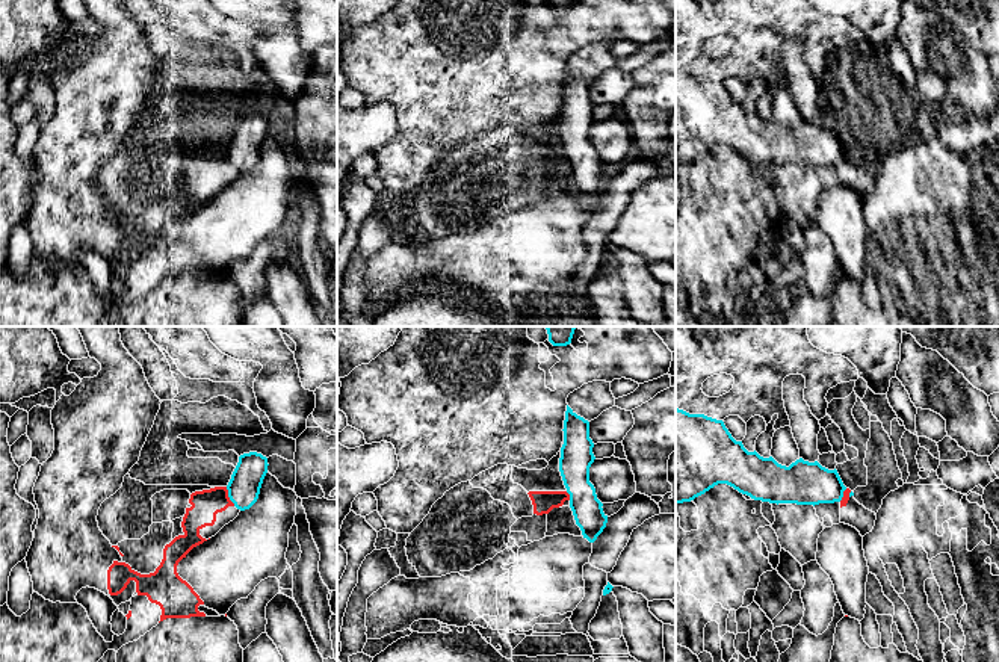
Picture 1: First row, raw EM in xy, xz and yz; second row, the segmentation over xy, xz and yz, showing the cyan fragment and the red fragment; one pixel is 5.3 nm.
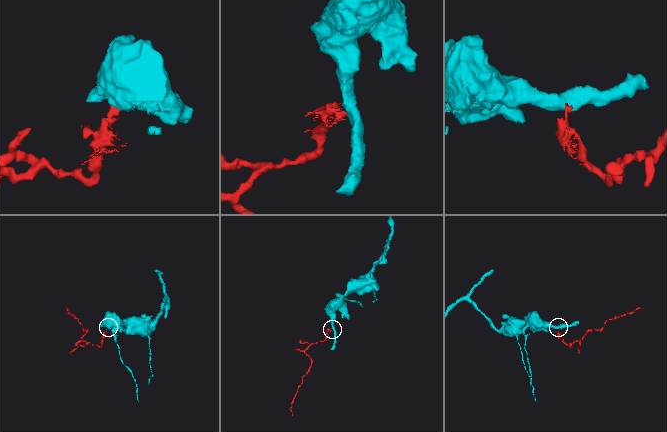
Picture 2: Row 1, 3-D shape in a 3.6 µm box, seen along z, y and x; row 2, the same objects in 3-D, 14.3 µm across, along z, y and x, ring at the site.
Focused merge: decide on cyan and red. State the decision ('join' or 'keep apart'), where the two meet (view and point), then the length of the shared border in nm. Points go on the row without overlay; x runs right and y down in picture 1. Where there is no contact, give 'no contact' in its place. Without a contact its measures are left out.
keep apart | xy (228, 157) | 120 nm

